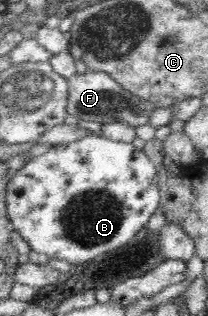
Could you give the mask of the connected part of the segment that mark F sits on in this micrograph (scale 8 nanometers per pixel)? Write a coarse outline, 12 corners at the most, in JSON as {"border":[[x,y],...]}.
{"border":[[104,72],[67,77],[66,111],[84,121],[150,122],[157,109]]}

